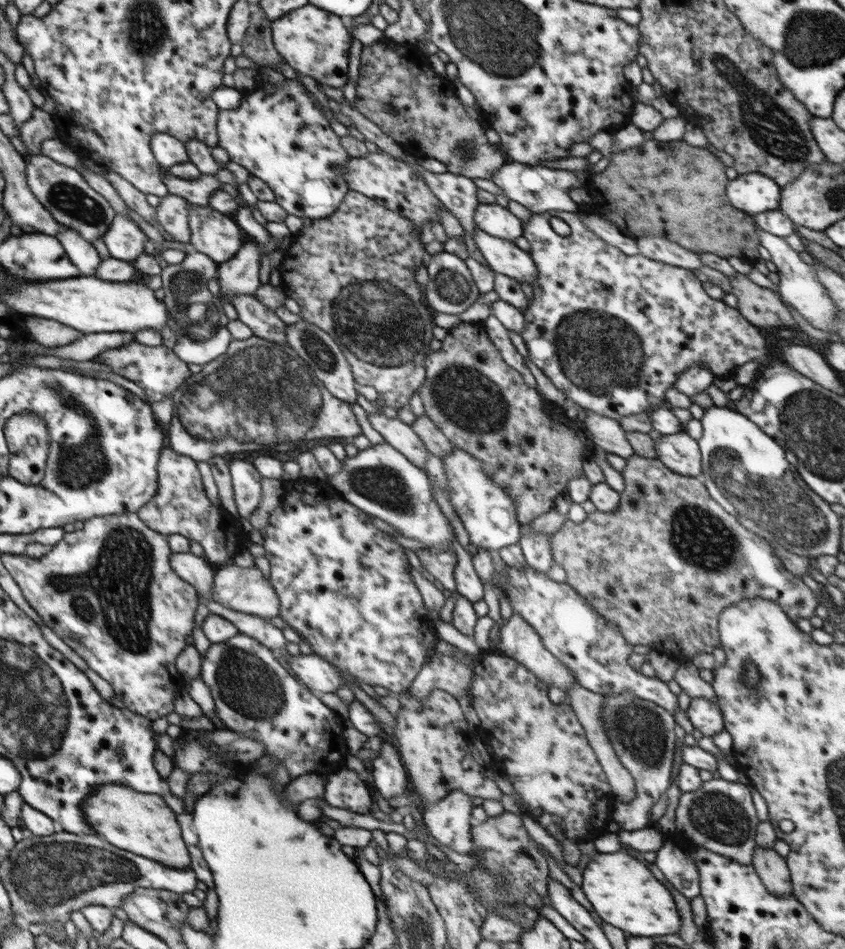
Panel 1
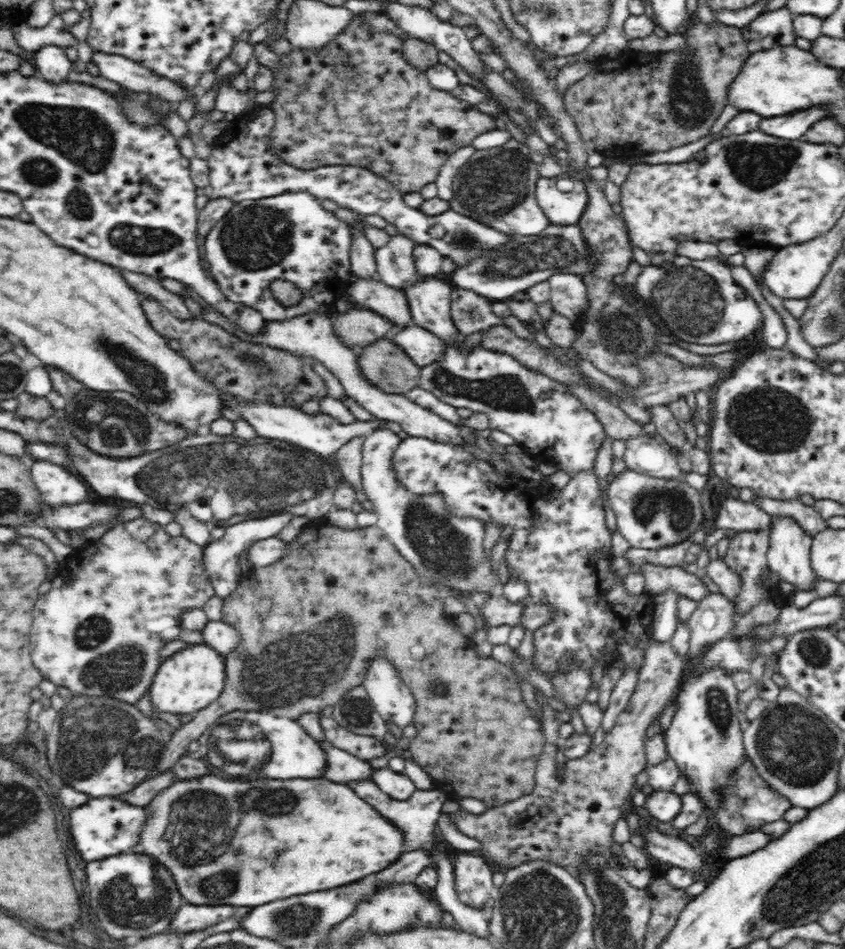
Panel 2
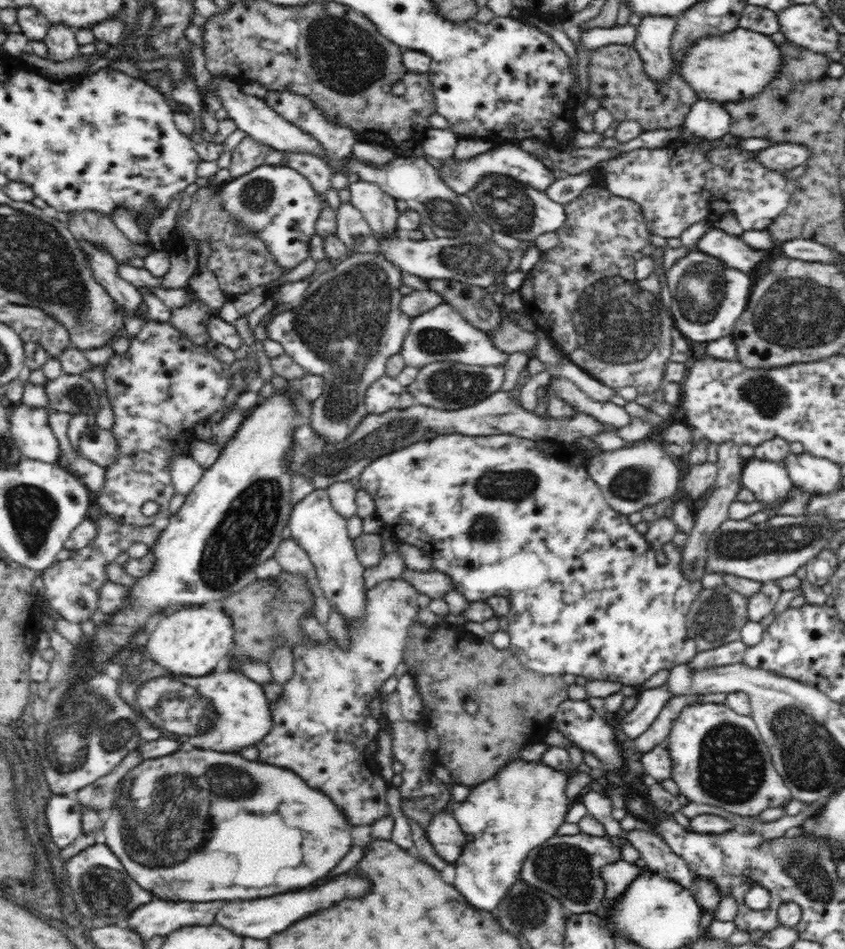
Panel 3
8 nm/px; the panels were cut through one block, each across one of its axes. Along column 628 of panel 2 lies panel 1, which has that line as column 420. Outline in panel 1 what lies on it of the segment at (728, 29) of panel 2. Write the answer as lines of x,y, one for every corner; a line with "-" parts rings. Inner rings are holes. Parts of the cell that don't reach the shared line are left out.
376,42
364,45
361,52
360,71
356,86
354,106
365,118
392,138
404,151
414,158
433,158
443,162
447,170
468,178
491,180
494,173
505,163
500,147
490,144
486,129
478,120
470,118
457,98
451,83
435,74
422,49
417,44

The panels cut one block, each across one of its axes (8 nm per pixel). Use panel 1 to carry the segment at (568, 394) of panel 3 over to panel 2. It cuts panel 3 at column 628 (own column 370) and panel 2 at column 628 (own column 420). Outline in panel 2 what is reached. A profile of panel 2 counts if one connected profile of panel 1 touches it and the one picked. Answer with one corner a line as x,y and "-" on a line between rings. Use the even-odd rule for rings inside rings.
636,436
626,440
625,444
623,459
630,470
654,478
660,477
678,482
685,480
673,451
657,437

